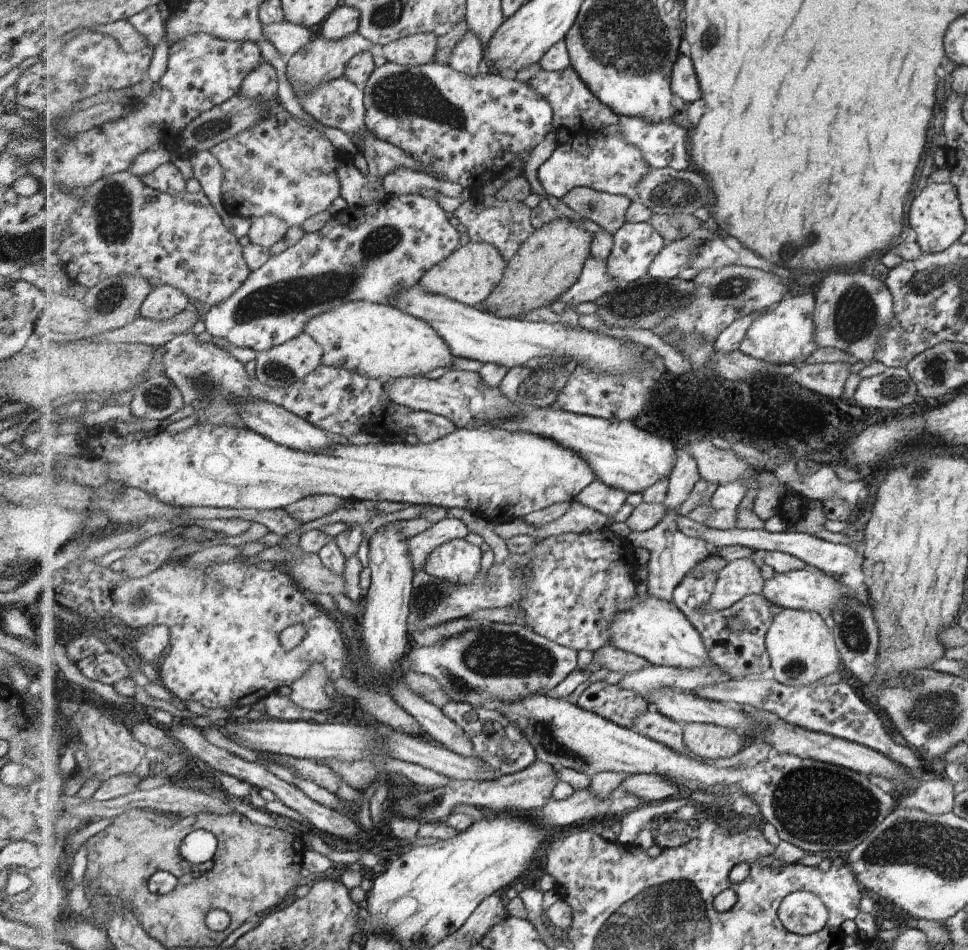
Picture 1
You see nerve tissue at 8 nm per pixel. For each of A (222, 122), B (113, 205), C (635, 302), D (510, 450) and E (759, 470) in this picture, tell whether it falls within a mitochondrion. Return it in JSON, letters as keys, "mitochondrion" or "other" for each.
{"A":"mitochondrion","B":"mitochondrion","C":"mitochondrion","D":"other","E":"other"}

